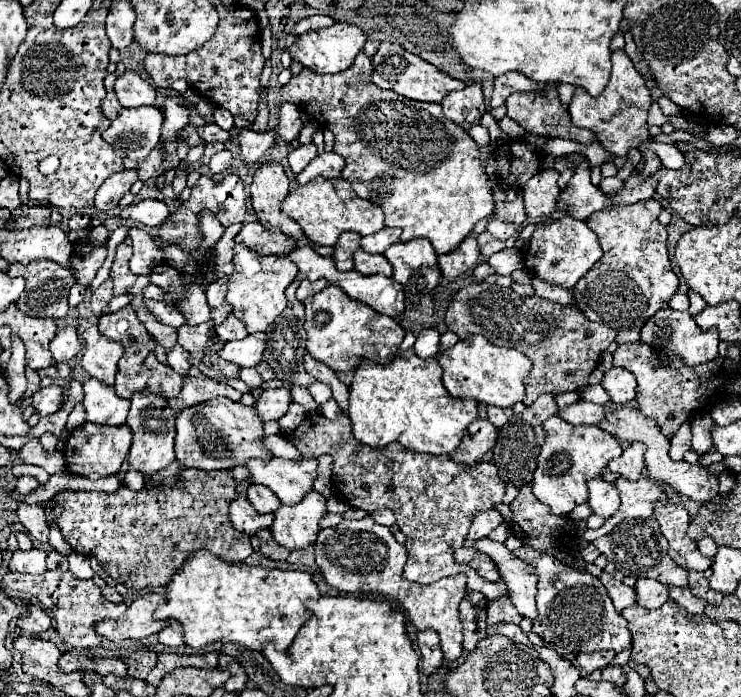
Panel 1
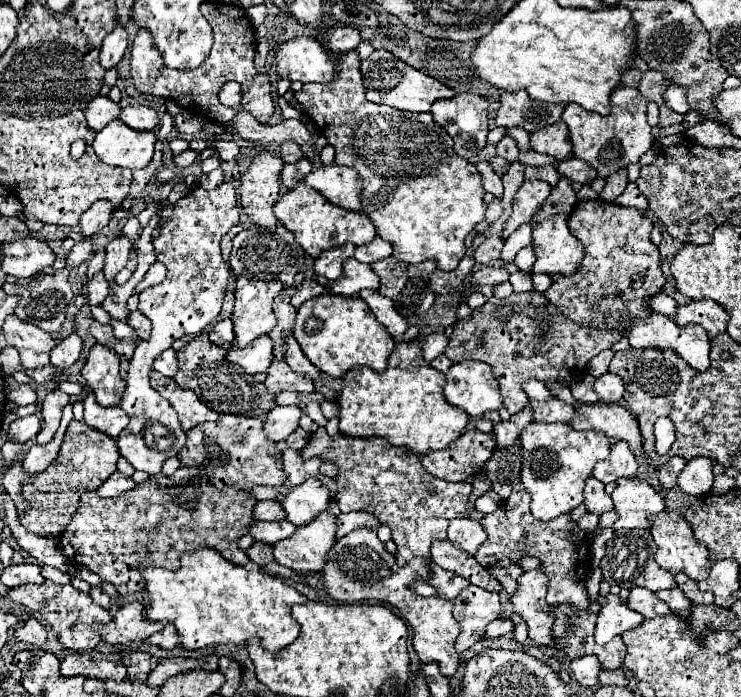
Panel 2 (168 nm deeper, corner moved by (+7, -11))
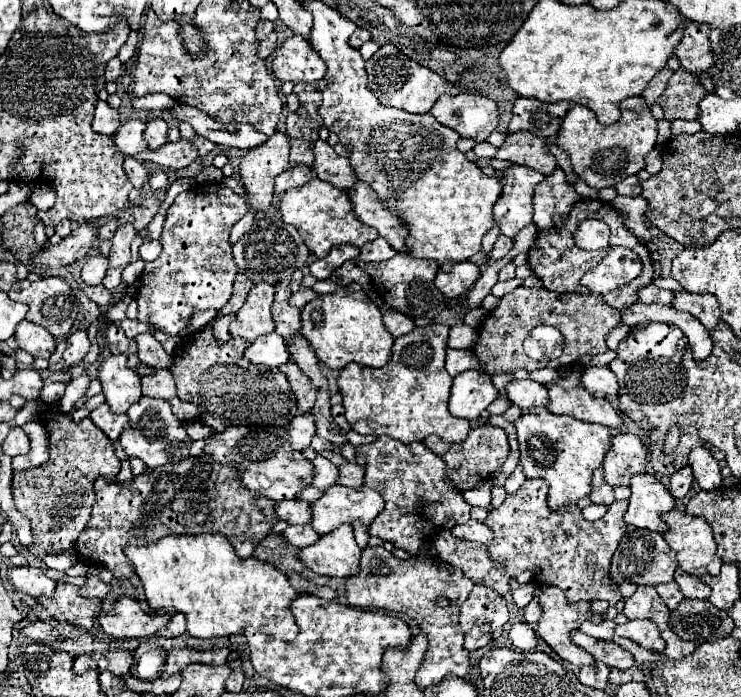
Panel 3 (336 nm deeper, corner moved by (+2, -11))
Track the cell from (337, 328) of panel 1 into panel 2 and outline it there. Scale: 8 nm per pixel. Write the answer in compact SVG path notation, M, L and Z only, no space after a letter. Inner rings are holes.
M321 294L305 302L297 310L293 334L311 364L333 378L343 378L353 366L369 366L377 372L383 372L395 346L393 338L385 332L385 328L379 326L369 306L357 296Z

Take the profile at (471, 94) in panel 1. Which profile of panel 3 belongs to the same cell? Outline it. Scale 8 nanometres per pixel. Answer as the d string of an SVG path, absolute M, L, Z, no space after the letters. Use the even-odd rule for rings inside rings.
M442 94L436 104L430 110L434 114L434 118L444 124L450 126L452 130L456 130L460 134L460 138L472 138L476 142L486 142L488 136L492 134L492 130L498 124L498 106L494 100L484 98L484 96L476 96L476 94L456 94L456 96L448 96Z

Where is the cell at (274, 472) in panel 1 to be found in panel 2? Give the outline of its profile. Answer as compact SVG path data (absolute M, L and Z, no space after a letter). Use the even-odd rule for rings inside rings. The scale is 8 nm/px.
M309 478L301 486L291 488L291 492L279 500L287 512L287 520L295 526L305 526L313 522L321 512L329 510L333 496L331 490L319 480Z

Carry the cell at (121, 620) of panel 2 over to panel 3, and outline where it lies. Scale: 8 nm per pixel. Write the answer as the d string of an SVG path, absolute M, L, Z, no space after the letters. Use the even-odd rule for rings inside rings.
M120 598L116 606L98 616L102 630L114 638L146 638L170 622L166 614L148 614L136 598Z

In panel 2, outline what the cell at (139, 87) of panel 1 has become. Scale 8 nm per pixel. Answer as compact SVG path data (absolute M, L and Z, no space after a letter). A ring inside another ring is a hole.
M127 106L121 110L119 118L133 130L137 132L151 132L159 126L159 116L153 108L147 106Z

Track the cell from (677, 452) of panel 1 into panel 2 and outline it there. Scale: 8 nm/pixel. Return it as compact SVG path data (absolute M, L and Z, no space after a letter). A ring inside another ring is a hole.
M673 456L667 464L663 464L661 468L659 468L659 482L661 482L661 486L663 488L673 488L675 484L677 484L677 476L681 474L681 470L683 470L683 466L687 464L687 460L683 460L683 458L679 458L679 456Z

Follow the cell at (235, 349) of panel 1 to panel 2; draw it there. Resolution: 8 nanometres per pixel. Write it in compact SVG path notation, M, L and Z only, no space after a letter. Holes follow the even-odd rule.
M259 336L257 340L253 340L253 344L249 344L243 350L233 348L227 354L227 360L233 362L233 364L239 364L249 374L265 372L271 366L271 362L275 360L275 356L273 356L273 340L269 336Z

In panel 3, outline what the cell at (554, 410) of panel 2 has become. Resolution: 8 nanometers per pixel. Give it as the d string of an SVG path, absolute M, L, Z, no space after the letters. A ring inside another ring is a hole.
M512 380L508 386L508 400L522 408L522 412L530 412L538 406L548 406L548 392L542 384L534 380Z

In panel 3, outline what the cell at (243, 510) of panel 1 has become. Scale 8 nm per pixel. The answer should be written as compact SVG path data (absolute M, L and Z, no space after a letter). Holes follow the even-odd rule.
M306 524L306 526L288 526L282 532L282 536L284 536L286 542L290 542L296 548L310 546L310 544L314 544L318 540L318 534L312 530L310 524Z

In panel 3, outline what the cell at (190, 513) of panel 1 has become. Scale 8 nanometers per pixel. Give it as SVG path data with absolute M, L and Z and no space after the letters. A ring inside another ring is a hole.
M184 458L136 476L130 486L98 478L94 484L96 504L86 528L76 542L76 554L88 564L104 566L118 580L128 580L134 566L124 554L126 546L146 546L168 534L220 532L234 546L238 558L250 558L256 544L278 522L274 502L256 496L242 486L234 468L200 458Z

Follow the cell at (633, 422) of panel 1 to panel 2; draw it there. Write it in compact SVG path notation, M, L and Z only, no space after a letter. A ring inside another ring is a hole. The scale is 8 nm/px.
M595 402L595 404L575 404L575 416L569 422L575 430L599 430L605 432L605 436L613 440L627 440L629 448L637 456L645 456L643 444L641 444L641 432L637 426L637 420L633 414L619 406L619 404L605 404L605 402Z

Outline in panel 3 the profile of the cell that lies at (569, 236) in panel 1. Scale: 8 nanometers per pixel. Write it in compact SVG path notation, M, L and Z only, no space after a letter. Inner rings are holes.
M554 170L552 176L544 178L544 182L540 182L534 190L534 224L540 230L550 230L550 228L560 228L566 222L566 216L570 214L570 208L580 200L578 192L574 190L574 186L566 180L562 170Z

